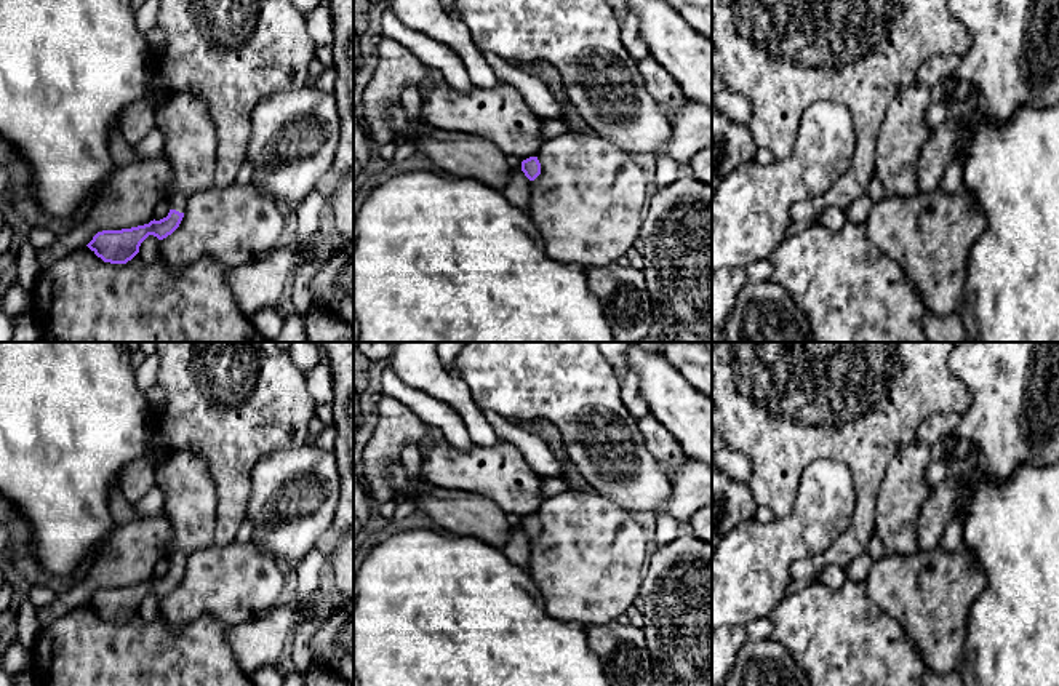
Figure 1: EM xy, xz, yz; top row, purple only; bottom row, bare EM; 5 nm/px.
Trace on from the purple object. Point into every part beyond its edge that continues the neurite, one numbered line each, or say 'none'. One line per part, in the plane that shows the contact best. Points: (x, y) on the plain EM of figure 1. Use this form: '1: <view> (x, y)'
1: xy (191, 501)

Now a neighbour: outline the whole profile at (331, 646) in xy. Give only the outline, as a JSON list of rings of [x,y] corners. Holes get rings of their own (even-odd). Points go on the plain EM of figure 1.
[[[354,603],[317,624],[309,640],[309,660],[354,686]]]

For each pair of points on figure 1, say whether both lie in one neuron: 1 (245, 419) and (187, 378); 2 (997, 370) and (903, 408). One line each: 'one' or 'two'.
1: one
2: two

